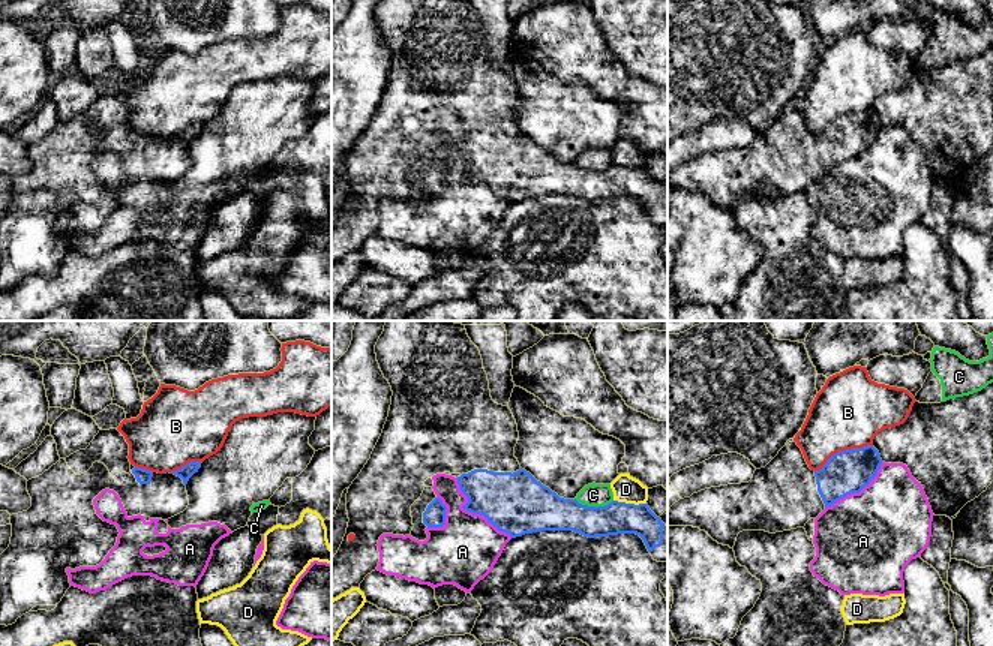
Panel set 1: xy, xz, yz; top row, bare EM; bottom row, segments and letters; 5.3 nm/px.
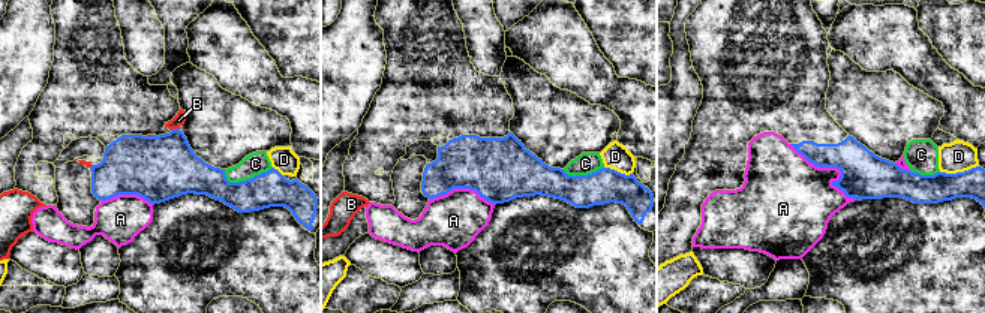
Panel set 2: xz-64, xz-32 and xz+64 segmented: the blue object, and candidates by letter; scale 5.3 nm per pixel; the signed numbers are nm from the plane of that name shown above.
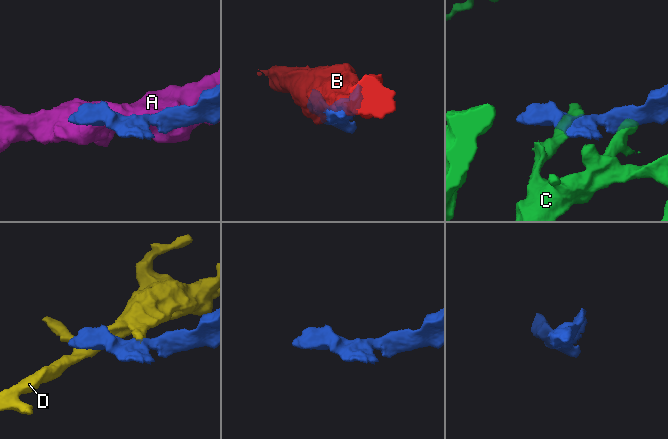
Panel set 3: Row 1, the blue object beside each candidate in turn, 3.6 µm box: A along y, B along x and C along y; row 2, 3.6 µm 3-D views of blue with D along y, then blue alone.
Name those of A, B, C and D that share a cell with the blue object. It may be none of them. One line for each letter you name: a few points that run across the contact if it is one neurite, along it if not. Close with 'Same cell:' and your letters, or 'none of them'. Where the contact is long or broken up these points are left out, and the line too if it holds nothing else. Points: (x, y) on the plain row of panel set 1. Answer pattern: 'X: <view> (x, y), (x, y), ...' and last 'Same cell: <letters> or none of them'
Same cell: none of them

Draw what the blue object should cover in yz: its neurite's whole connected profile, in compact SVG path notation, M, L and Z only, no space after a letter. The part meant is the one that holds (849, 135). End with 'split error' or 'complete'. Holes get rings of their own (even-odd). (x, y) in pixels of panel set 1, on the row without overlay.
M796 106L786 108L778 118L748 147L711 151L680 163L668 175L669 190L693 190L705 195L714 205L734 213L742 195L770 198L804 192L826 171L850 157L860 157L876 141L882 123L873 109L832 118L819 135L812 135Z | split error

